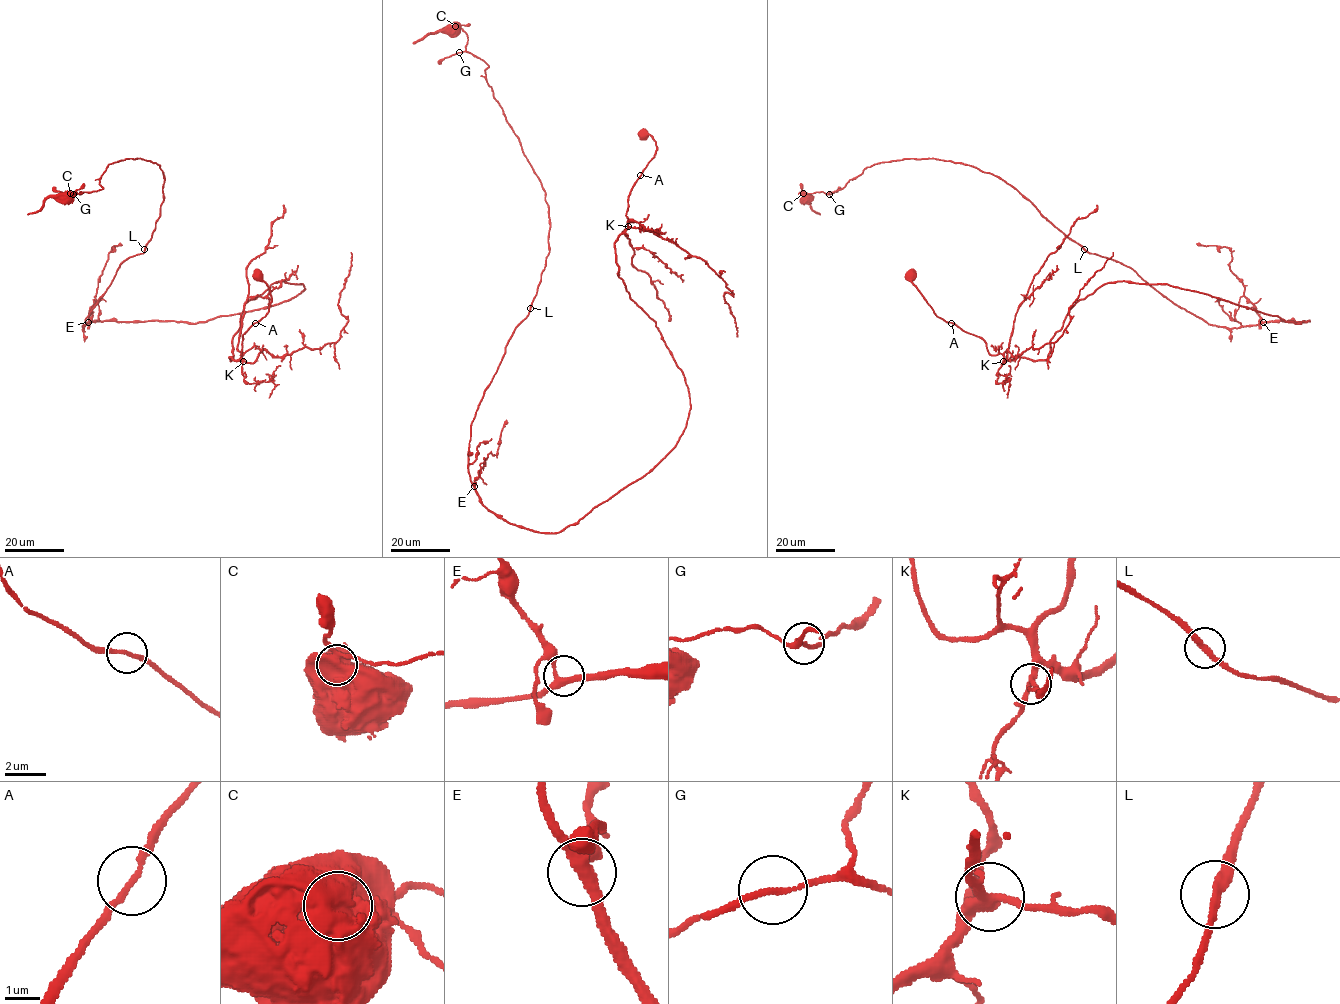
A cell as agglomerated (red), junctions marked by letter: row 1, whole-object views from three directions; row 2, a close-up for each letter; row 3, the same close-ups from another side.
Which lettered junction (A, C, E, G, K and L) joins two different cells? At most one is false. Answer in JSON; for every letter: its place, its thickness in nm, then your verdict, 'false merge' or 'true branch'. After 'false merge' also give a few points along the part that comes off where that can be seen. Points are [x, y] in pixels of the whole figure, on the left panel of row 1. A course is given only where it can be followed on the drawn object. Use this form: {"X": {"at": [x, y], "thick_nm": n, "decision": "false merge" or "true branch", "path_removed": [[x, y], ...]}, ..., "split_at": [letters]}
{"A": {"at": [255, 323], "thick_nm": 180, "decision": "true branch"}, "C": {"at": [70, 193], "thick_nm": 1400, "decision": "false merge", "path_removed": [[70, 193], [51, 195], [39, 210], [27, 214]]}, "E": {"at": [88, 322], "thick_nm": 300, "decision": "true branch"}, "G": {"at": [73, 194], "thick_nm": 150, "decision": "true branch"}, "K": {"at": [243, 361], "thick_nm": 280, "decision": "true branch"}, "L": {"at": [144, 249], "thick_nm": 260, "decision": "true branch"}, "split_at": ["C"]}

